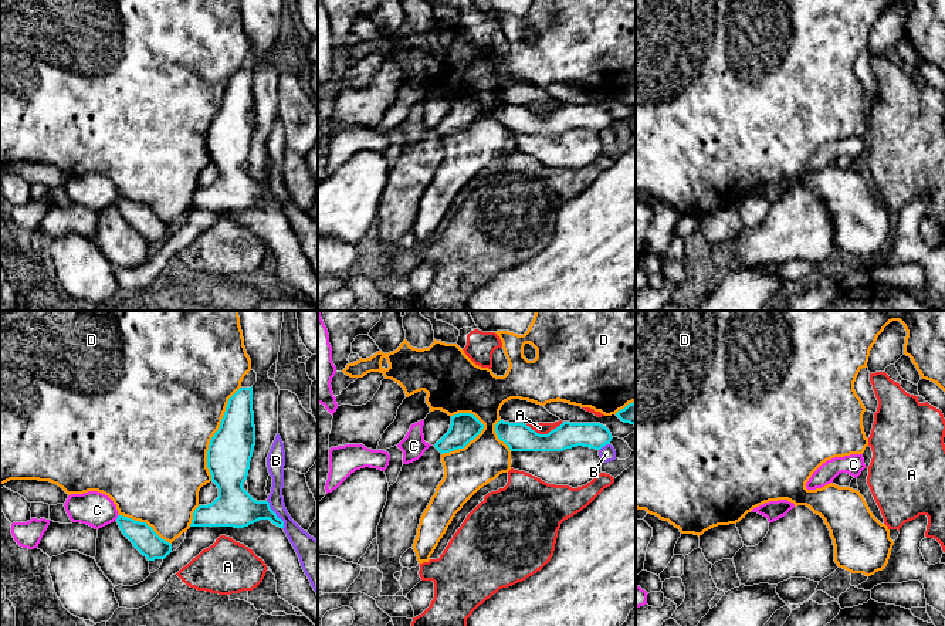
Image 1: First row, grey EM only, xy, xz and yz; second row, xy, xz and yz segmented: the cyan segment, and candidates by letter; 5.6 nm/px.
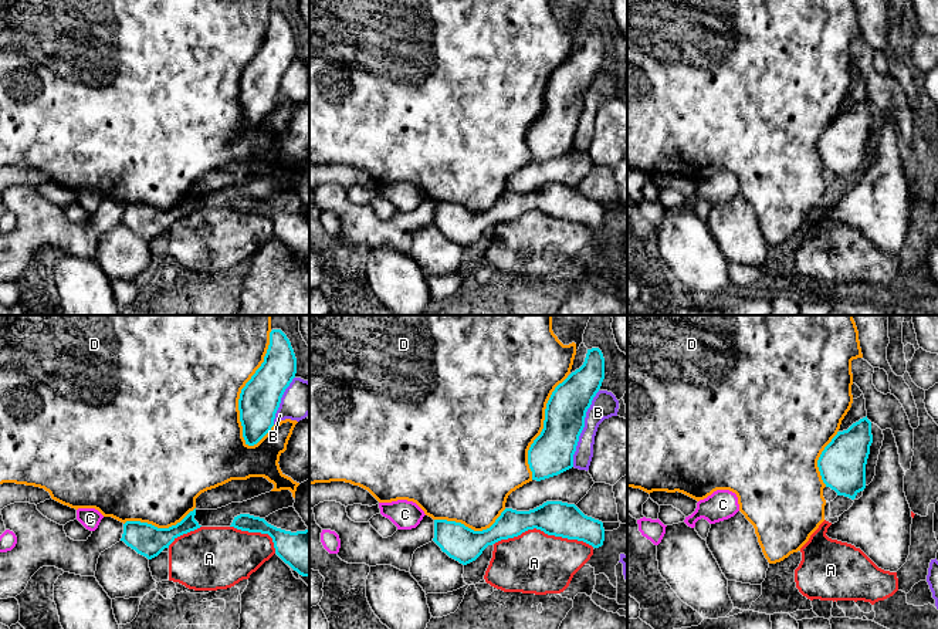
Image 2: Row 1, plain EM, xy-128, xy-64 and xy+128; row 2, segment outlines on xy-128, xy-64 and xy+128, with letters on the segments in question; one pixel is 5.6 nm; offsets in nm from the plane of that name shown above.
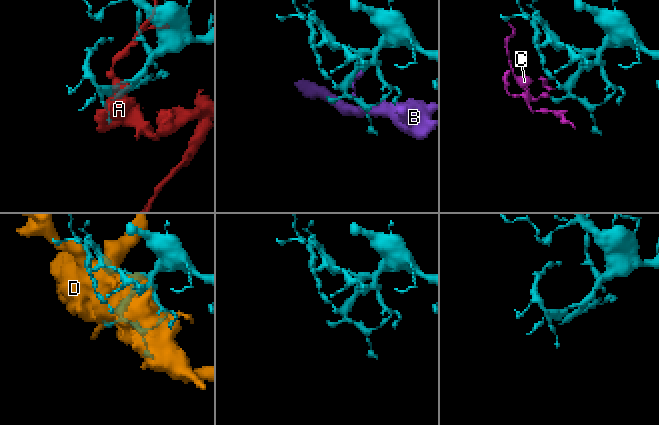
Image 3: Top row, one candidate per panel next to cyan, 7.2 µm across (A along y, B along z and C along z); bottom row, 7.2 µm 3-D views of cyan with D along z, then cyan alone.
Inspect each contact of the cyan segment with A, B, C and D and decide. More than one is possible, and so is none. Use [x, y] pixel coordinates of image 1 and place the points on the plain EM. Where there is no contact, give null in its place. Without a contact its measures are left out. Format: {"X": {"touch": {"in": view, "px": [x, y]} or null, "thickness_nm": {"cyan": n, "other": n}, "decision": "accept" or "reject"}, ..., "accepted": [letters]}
{"A": {"touch": {"in": "xz", "px": [544, 117]}, "thickness_nm": {"cyan": 160, "other": 60}, "decision": "reject"}, "B": {"touch": {"in": "xy", "px": [275, 196]}, "thickness_nm": {"cyan": 220, "other": 130}, "decision": "reject"}, "C": {"touch": {"in": "xy", "px": [118, 199]}, "thickness_nm": {"cyan": 150, "other": 200}, "decision": "accept"}, "D": {"touch": {"in": "xy", "px": [214, 115]}, "thickness_nm": {"cyan": 260, "other": 500}, "decision": "reject"}, "accepted": ["C"]}

